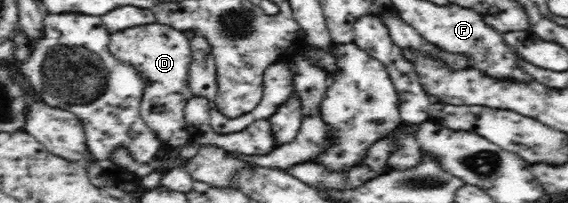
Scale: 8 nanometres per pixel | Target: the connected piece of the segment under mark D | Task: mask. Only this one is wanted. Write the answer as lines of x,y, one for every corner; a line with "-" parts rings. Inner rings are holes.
145,24
135,26
123,32
117,32
111,36
109,52
130,66
145,78
147,88
141,102
141,118
147,122
147,126
157,132
161,140
169,140
171,146
181,146
185,140
189,140
189,132
185,130
185,118
183,108
185,102
193,96
187,83
189,78
189,60
191,60
191,48
189,40
183,32
163,26
163,24

